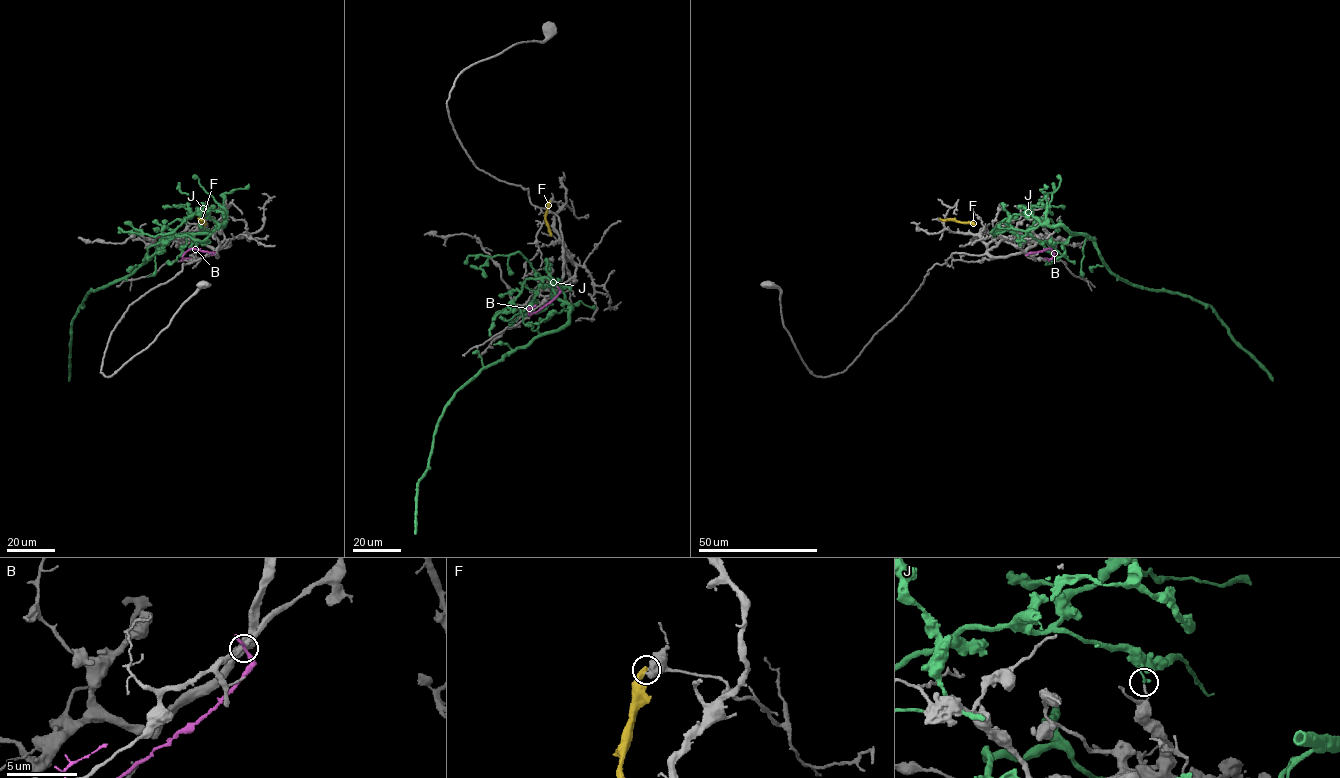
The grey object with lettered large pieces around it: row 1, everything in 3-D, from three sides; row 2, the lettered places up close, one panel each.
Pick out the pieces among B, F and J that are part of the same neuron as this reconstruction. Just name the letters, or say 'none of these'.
none of these

